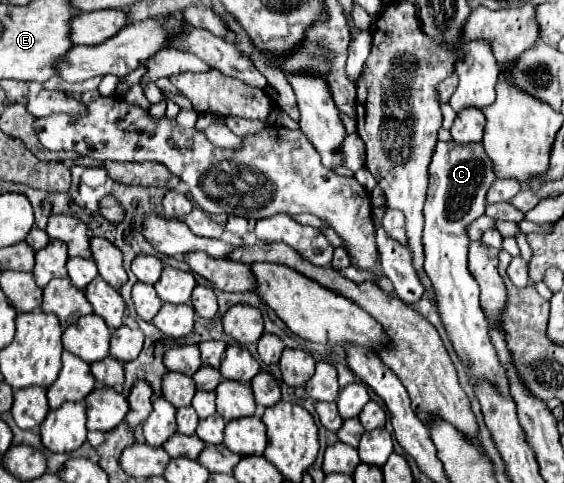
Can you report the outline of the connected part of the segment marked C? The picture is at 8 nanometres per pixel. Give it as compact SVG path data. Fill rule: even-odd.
M439 141L429 165L429 189L425 201L425 271L431 277L435 289L435 303L447 335L463 361L465 369L475 377L491 379L501 393L509 393L509 381L497 353L489 341L489 327L479 303L479 287L473 275L467 271L467 247L469 235L467 227L485 213L485 193L497 179L493 175L493 161L485 155L481 143L443 143Z

